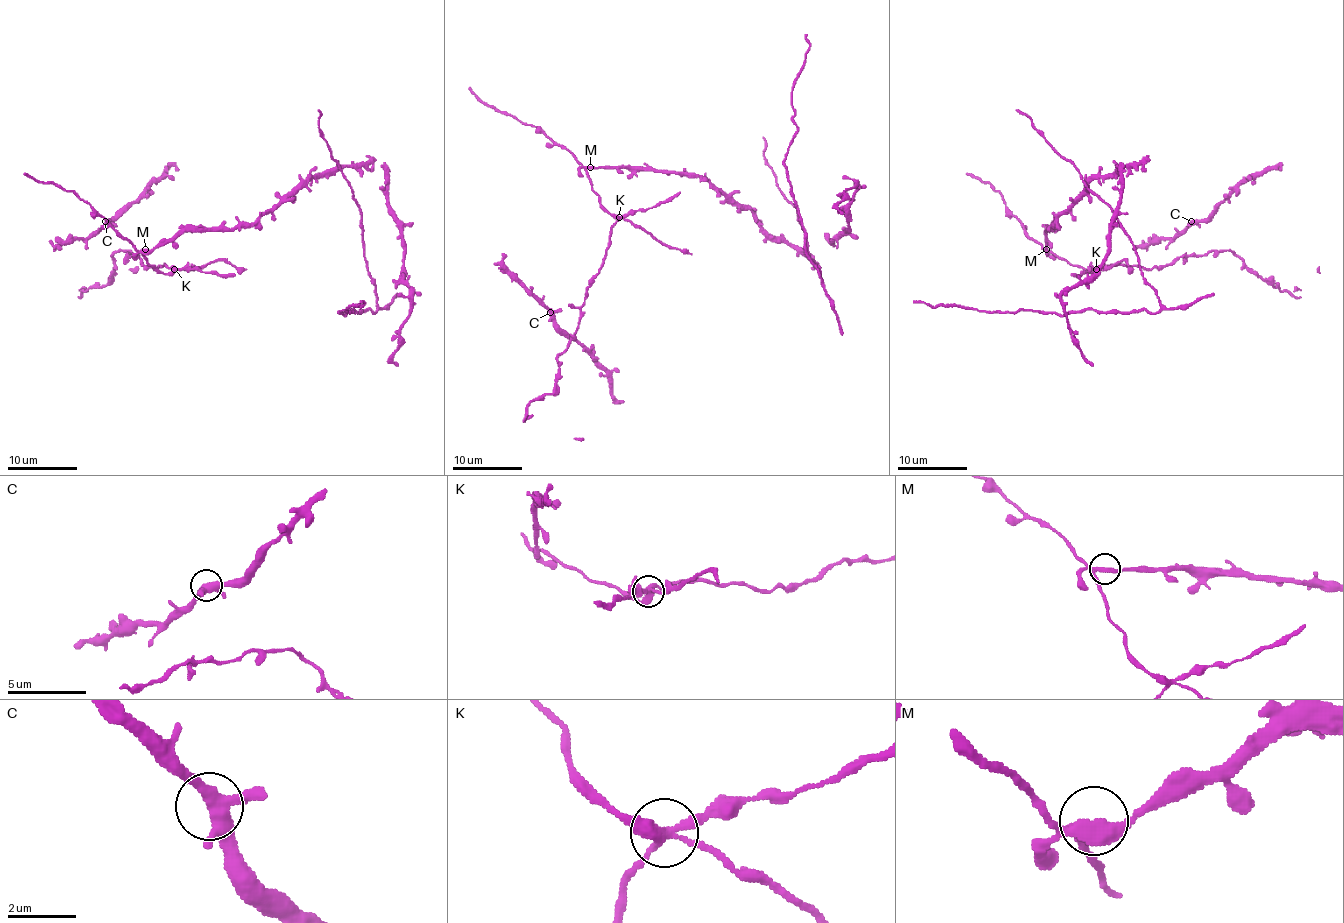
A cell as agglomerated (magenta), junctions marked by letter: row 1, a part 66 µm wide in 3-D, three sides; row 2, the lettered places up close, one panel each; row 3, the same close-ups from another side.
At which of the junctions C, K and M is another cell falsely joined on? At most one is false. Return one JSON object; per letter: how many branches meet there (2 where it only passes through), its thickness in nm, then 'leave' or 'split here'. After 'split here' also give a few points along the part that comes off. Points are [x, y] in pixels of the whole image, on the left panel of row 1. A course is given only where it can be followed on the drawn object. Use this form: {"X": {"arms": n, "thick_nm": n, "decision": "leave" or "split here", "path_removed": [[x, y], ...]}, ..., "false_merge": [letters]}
{"C": {"arms": 4, "thick_nm": 360, "decision": "leave"}, "K": {"arms": 4, "thick_nm": 320, "decision": "split here"}, "M": {"arms": 4, "thick_nm": 320, "decision": "leave"}, "false_merge": ["K"]}

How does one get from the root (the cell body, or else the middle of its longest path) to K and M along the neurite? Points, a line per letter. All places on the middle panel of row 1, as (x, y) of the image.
K: (753, 213), (732, 204), (699, 174), (590, 167), (586, 176), (592, 190), (609, 213), (620, 218)
M: (753, 213), (732, 204), (699, 174), (590, 167)

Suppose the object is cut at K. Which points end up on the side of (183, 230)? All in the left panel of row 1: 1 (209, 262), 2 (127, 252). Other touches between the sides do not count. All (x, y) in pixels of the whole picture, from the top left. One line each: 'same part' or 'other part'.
1: same part
2: other part

